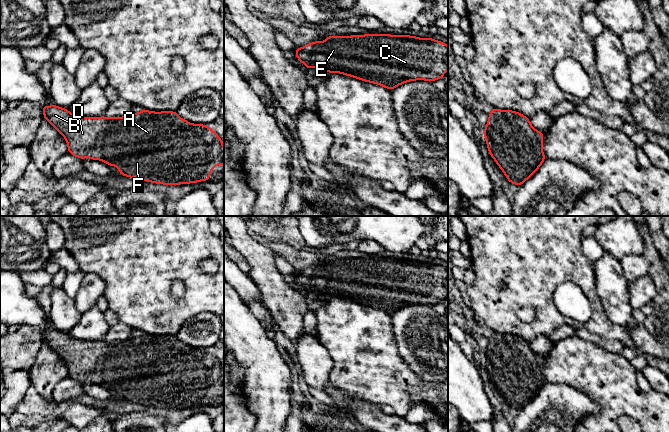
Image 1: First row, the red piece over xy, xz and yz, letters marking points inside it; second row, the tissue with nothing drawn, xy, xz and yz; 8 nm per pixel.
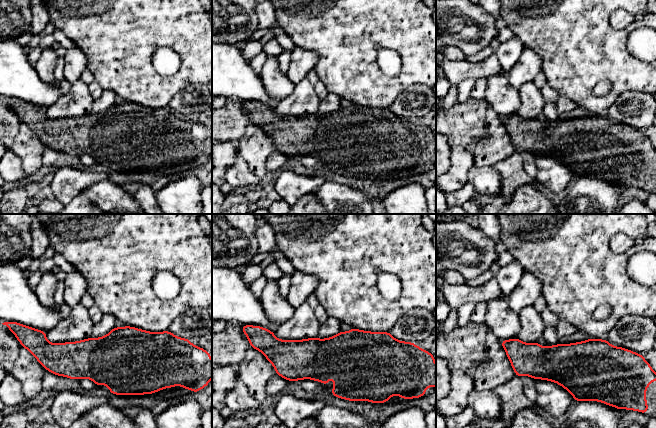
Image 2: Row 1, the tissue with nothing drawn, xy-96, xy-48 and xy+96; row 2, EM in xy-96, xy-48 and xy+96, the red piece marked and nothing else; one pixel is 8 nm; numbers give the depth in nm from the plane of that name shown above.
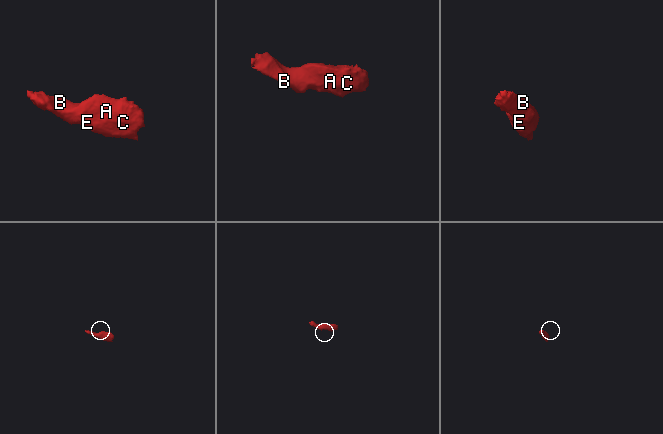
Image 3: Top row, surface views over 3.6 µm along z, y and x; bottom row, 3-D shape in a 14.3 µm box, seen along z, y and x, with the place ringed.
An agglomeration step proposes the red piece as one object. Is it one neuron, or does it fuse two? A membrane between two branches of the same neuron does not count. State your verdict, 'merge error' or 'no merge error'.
no merge error

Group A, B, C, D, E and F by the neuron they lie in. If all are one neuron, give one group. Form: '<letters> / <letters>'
A B C D E F

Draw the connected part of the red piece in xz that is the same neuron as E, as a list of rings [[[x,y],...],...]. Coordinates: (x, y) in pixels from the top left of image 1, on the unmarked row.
[[[371,257],[336,261],[327,259],[324,266],[318,264],[296,272],[295,279],[308,294],[316,291],[321,296],[340,297],[388,314],[409,305],[433,306],[444,302],[444,296],[448,295],[448,269],[431,261]]]

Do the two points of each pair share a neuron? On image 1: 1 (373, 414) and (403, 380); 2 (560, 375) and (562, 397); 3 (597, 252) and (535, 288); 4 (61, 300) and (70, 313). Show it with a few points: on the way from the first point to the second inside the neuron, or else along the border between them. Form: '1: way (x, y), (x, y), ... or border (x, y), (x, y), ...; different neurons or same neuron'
1: border (353, 397), (359, 397), (376, 404); different neurons
2: border (546, 381), (567, 384), (583, 392); different neurons
3: border (581, 238), (581, 251), (593, 263); different neurons
4: way (61, 303), (67, 310); same neuron

